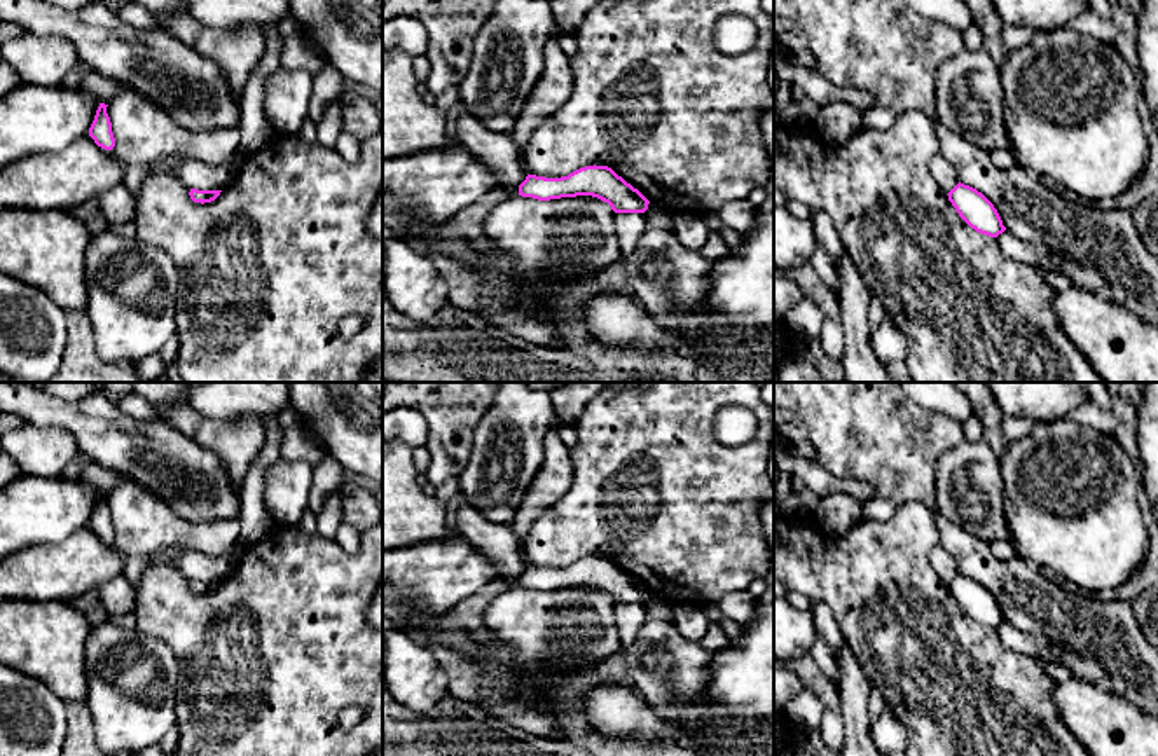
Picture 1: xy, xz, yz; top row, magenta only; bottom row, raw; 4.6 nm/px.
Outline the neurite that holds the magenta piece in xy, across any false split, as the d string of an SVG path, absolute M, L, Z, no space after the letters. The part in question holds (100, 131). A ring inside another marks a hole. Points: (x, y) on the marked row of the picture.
M100 103L94 120L89 127L89 136L94 140L94 143L105 150L112 150L115 147L115 138L112 133L112 122L107 113L105 103Z

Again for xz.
M585 166L568 176L545 178L527 175L519 196L538 201L592 196L611 206L615 213L644 213L650 201L608 166Z

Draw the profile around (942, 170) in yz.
M940 152L933 155L929 168L933 178L947 194L959 183L955 168Z

